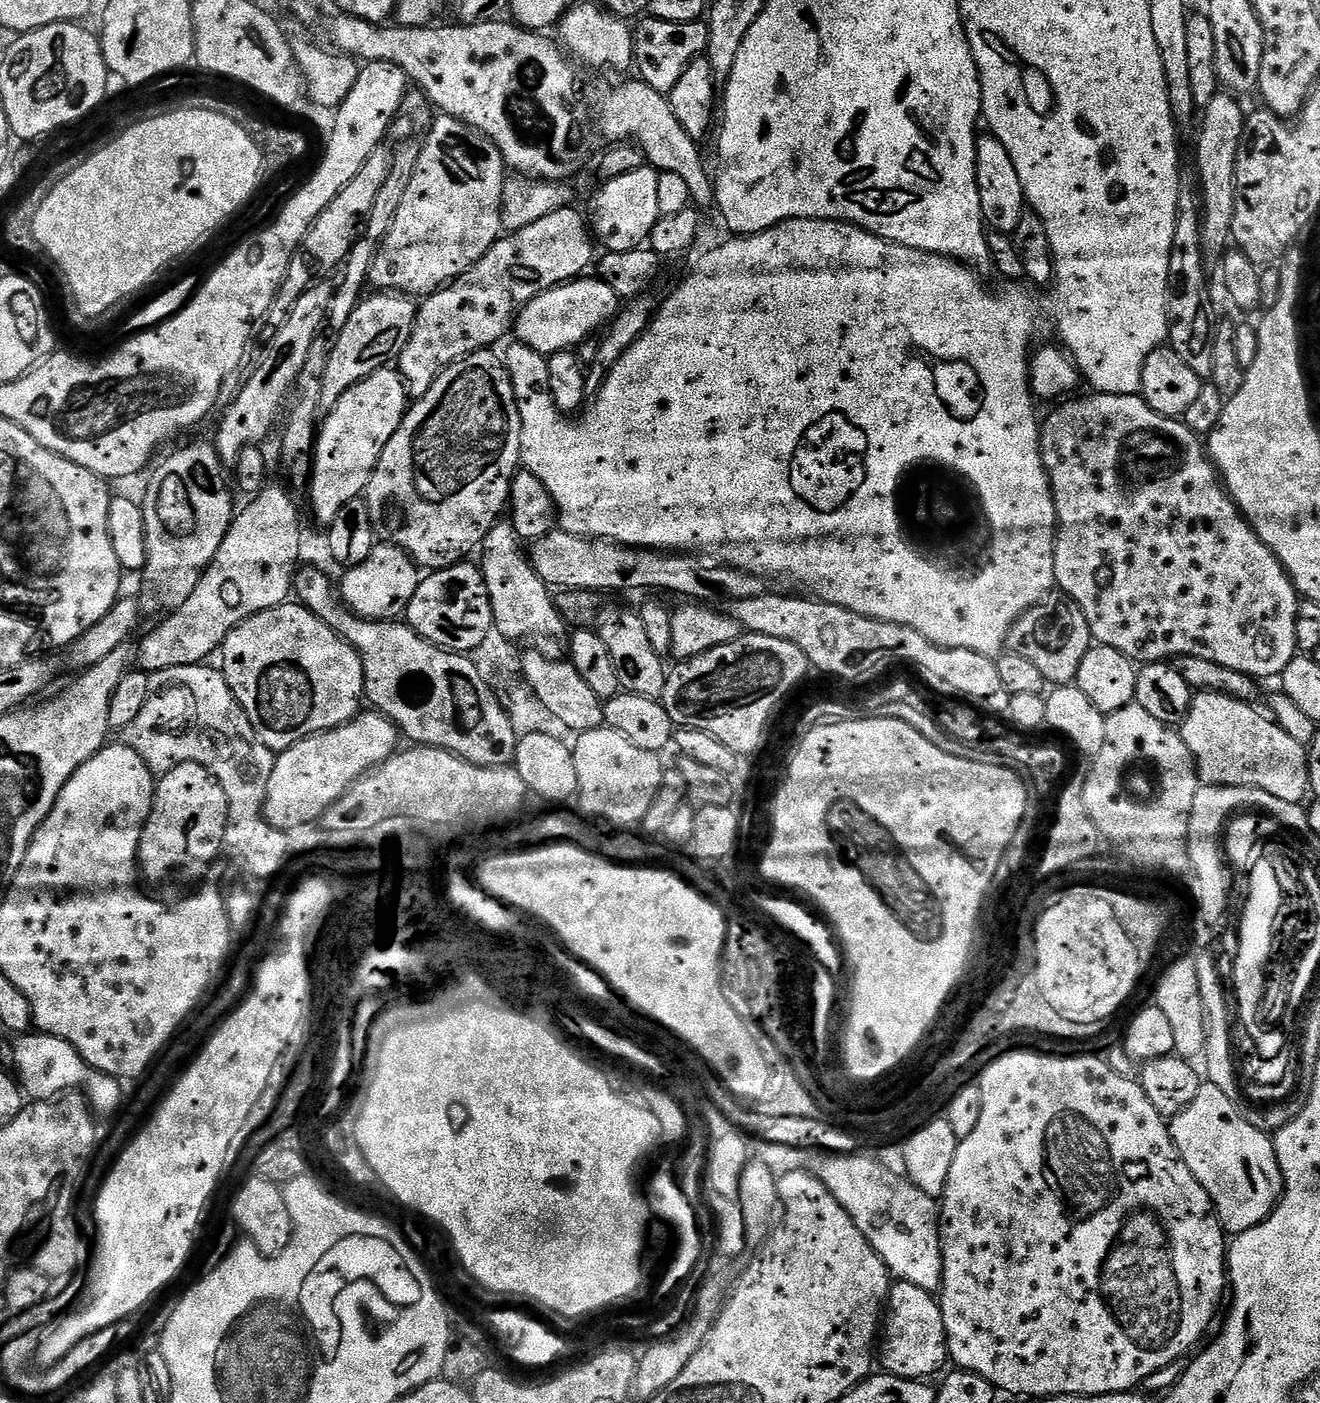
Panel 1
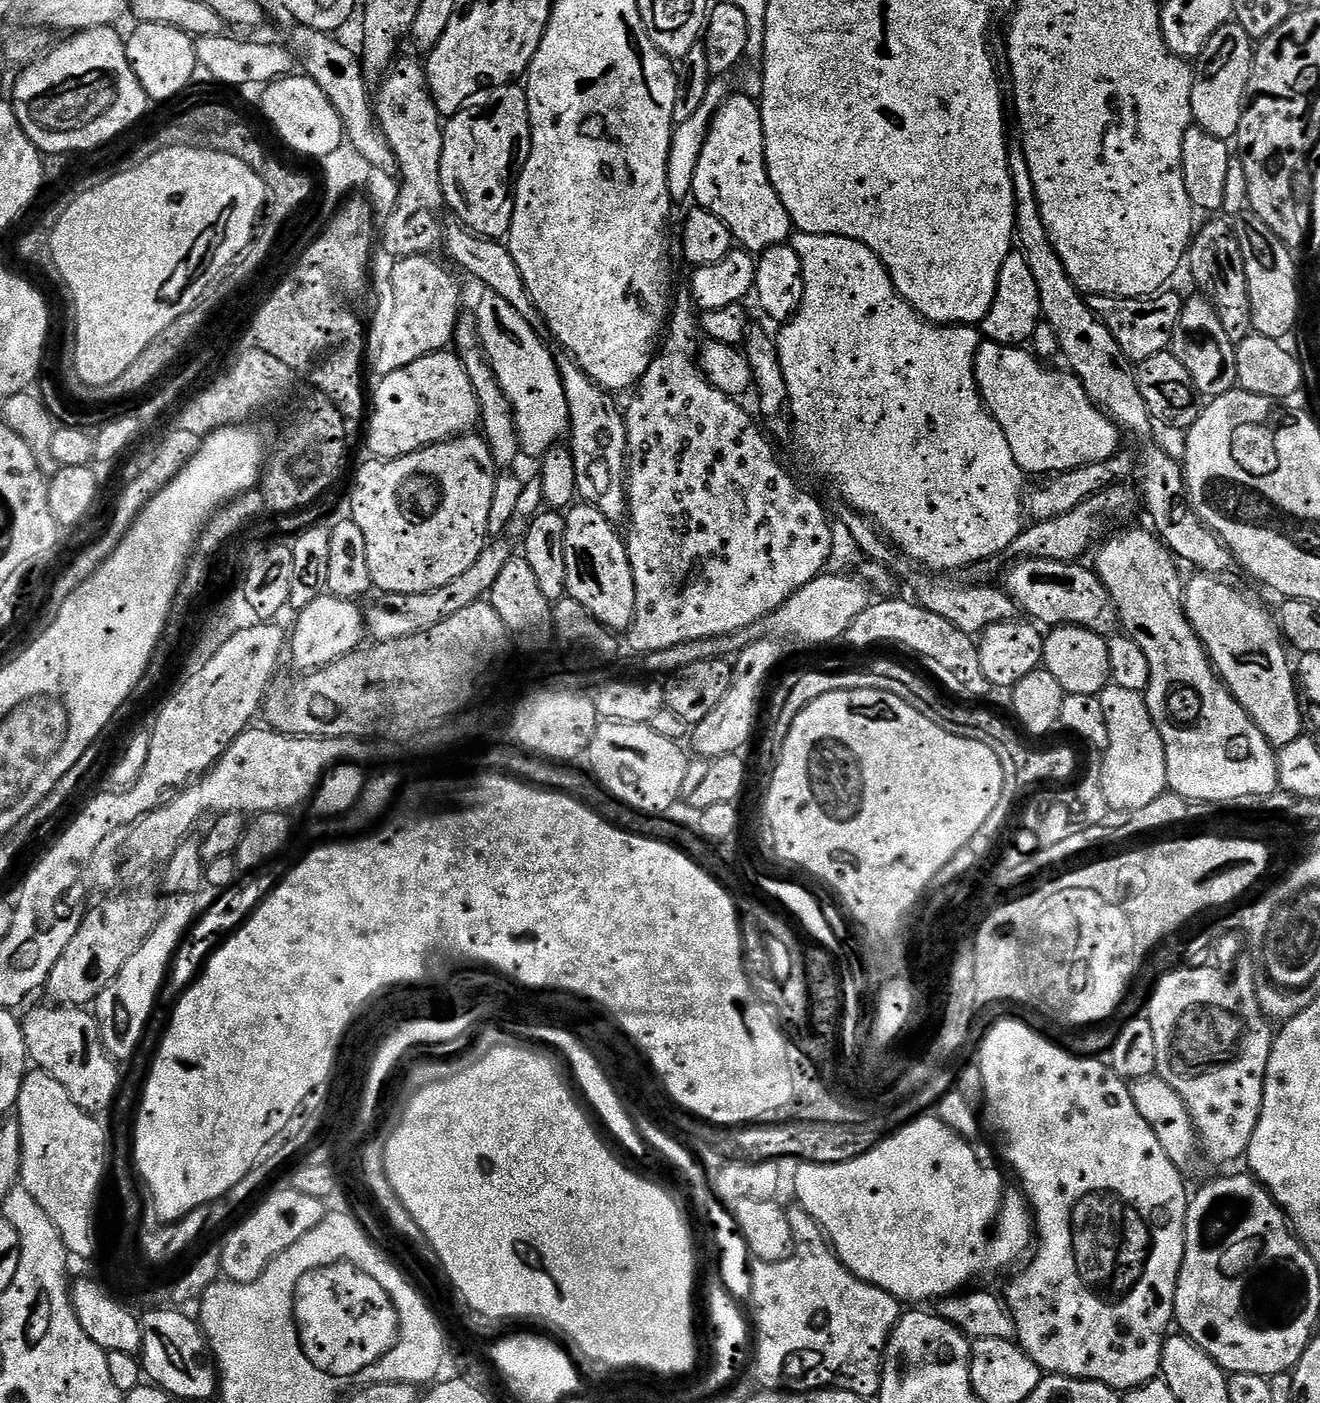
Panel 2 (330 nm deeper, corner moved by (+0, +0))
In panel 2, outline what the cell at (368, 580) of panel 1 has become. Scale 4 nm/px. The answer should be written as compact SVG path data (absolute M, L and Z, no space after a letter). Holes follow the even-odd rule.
M331 594L319 596L310 602L310 606L299 609L297 632L290 636L290 660L292 656L293 662L301 668L299 671L307 674L357 651L366 640L364 611L357 601L343 600Z

